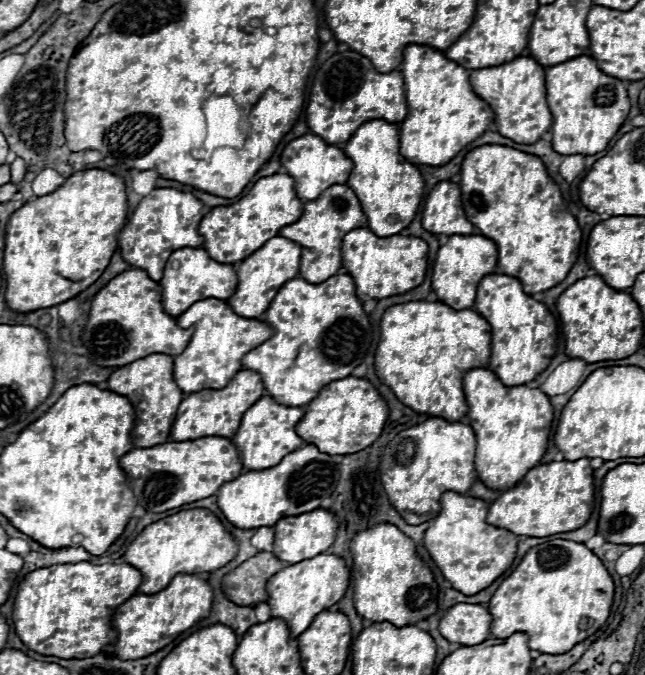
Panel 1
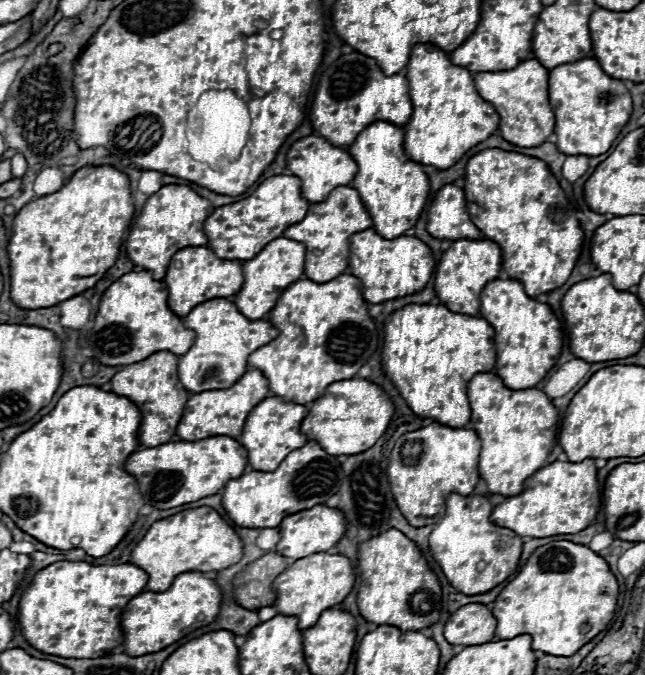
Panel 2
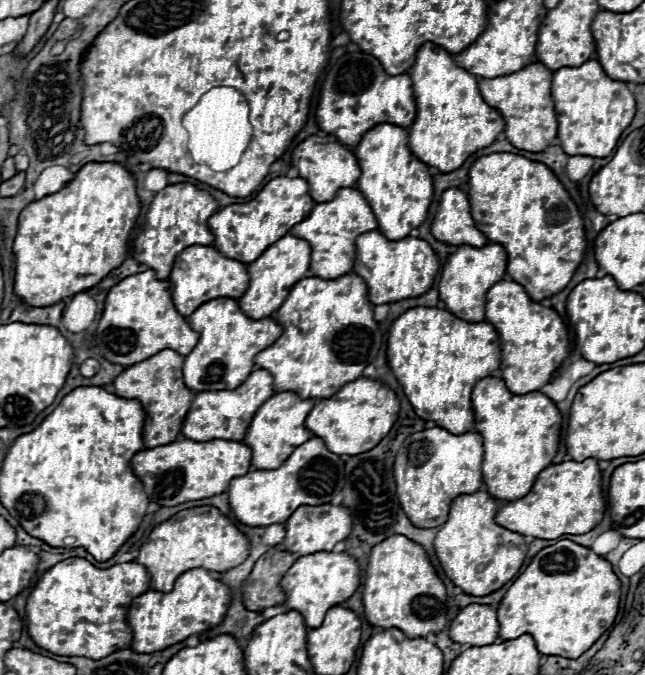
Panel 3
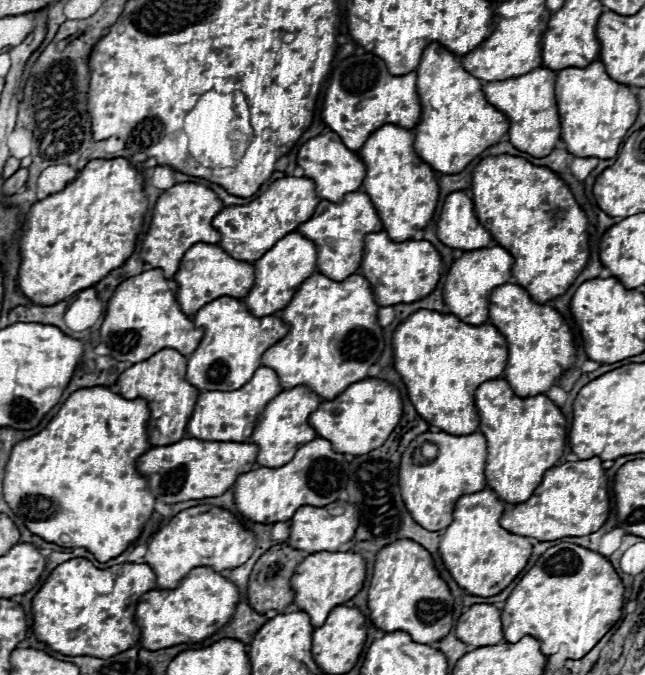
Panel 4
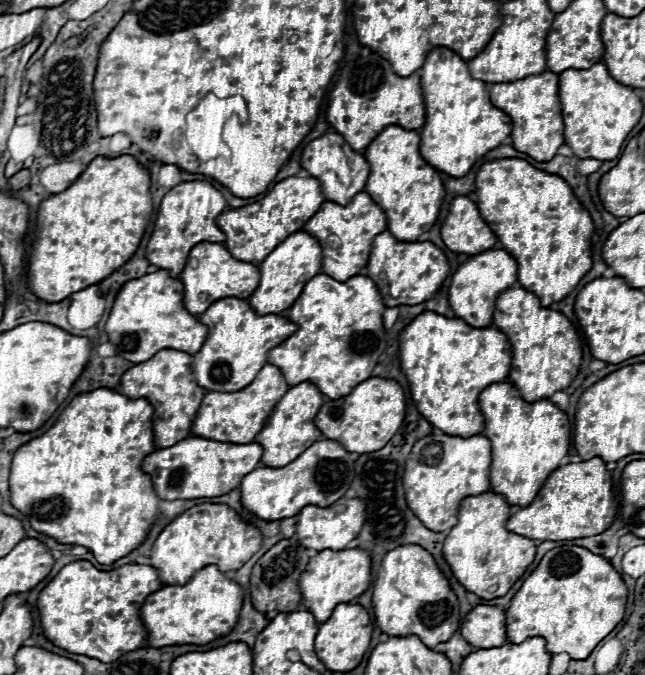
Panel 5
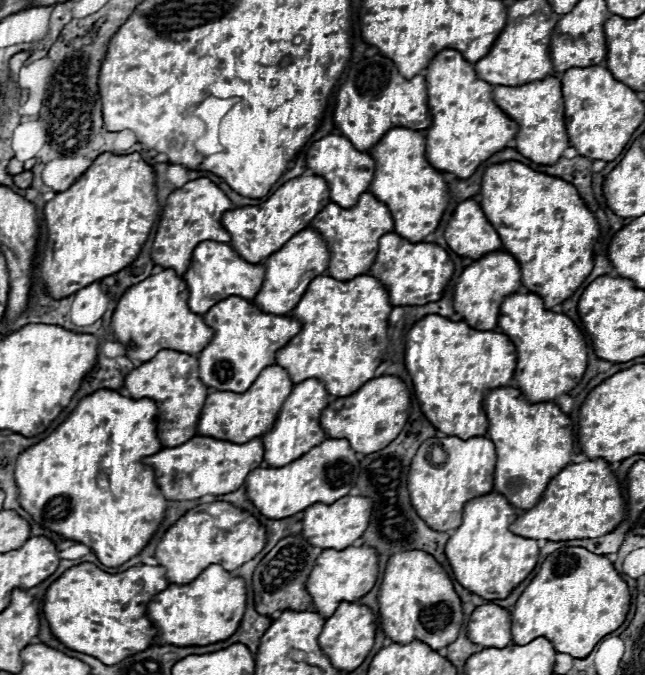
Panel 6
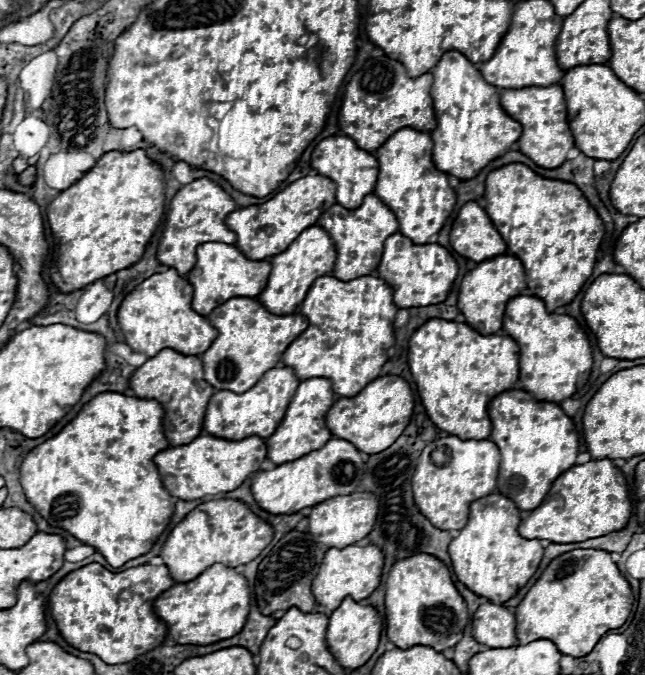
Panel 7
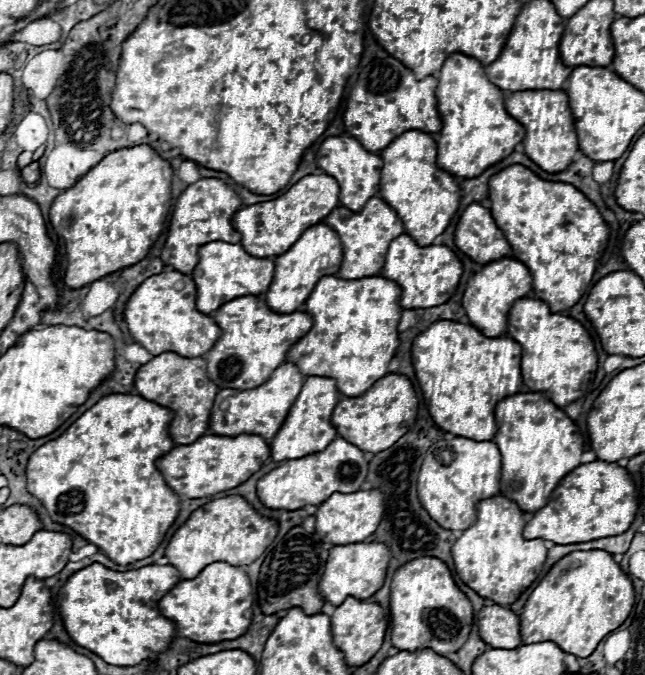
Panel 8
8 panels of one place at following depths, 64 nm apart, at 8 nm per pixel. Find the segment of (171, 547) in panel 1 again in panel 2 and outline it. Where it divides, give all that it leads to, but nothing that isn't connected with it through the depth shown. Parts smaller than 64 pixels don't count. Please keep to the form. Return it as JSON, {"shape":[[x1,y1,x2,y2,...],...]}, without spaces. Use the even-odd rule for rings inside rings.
{"shape":[[200,506,192,510,182,510,174,516,158,520,150,526,146,536,138,542,130,554,130,562,148,572,150,580,144,588,146,592,164,592,172,586,172,580,184,572,210,572,224,570,238,564,244,556,244,542,234,532,234,528,212,508]]}

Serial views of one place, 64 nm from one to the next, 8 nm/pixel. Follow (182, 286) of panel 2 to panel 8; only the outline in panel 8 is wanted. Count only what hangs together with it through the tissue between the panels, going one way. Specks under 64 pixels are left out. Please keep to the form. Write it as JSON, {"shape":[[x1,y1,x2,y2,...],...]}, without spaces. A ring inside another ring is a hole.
{"shape":[[208,242,200,248,200,262,192,270,192,278,198,288,196,306,200,312,210,314,222,304,240,296,262,296,268,292,274,278,274,262,250,256,240,244,230,242]]}

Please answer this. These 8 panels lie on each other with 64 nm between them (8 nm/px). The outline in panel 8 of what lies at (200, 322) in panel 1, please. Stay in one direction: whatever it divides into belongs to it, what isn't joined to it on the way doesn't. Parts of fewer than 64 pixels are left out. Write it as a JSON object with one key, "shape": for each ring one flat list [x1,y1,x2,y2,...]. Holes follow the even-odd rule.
{"shape":[[260,296,234,298,214,310,212,318,220,326,222,336,214,348,204,354,208,362,208,376,218,384,218,388,236,390,250,390,270,380,272,372,286,362,288,350,312,328,310,314,298,310,292,314,276,314]]}

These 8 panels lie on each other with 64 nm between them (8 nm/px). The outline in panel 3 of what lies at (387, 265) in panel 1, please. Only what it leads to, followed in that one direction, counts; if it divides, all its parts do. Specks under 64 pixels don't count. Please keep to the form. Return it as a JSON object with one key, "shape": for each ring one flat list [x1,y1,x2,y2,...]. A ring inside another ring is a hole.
{"shape":[[372,230,356,240,356,252,358,258,354,264,354,274,366,280,368,296,374,304,390,304,426,294,440,270,438,256,430,244,410,236,404,240,388,240,378,230]]}

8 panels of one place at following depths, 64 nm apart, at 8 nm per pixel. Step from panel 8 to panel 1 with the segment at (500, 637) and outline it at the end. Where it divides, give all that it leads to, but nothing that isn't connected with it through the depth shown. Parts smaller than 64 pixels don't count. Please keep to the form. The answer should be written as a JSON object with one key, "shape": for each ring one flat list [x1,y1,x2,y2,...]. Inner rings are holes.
{"shape":[[456,604,440,620,440,634,448,642,474,646,490,638,492,616,482,604]]}

